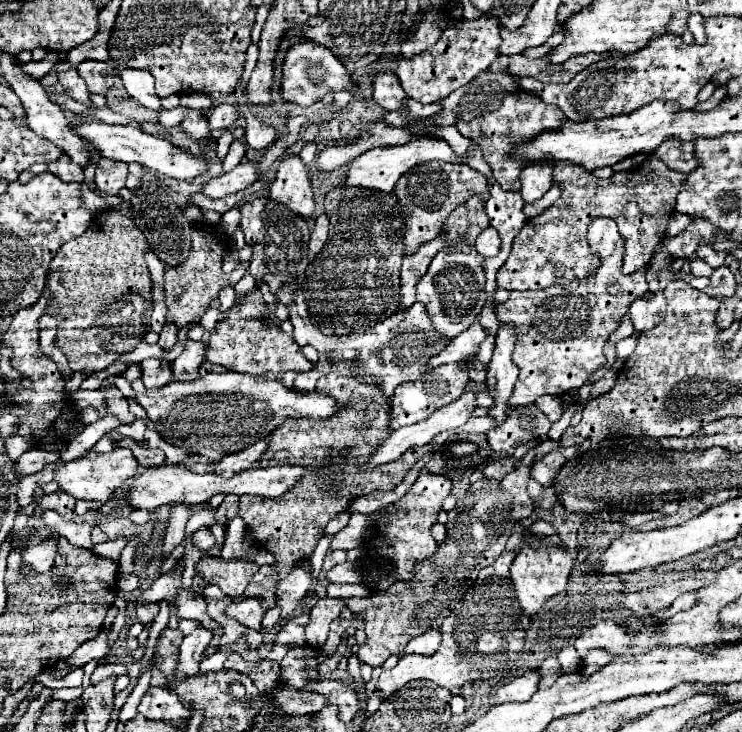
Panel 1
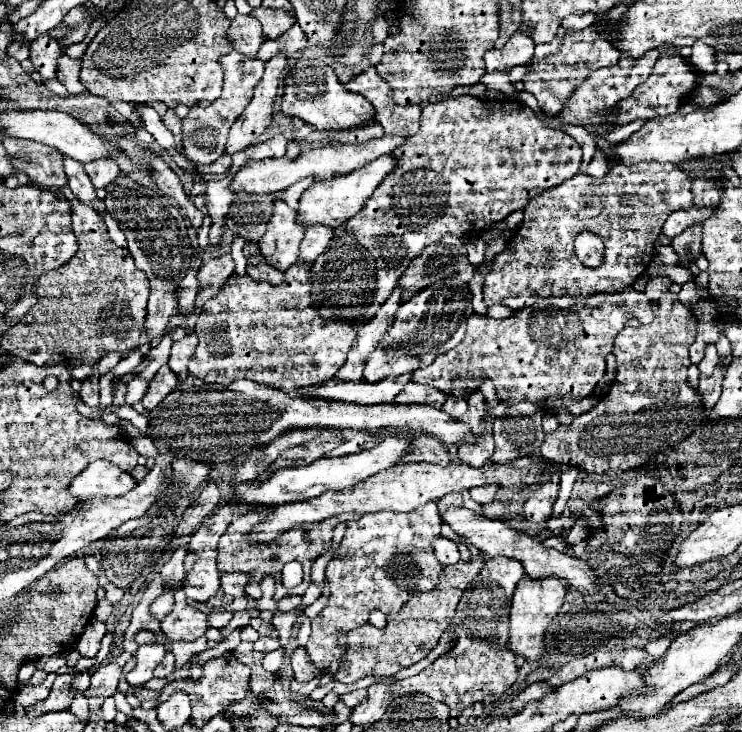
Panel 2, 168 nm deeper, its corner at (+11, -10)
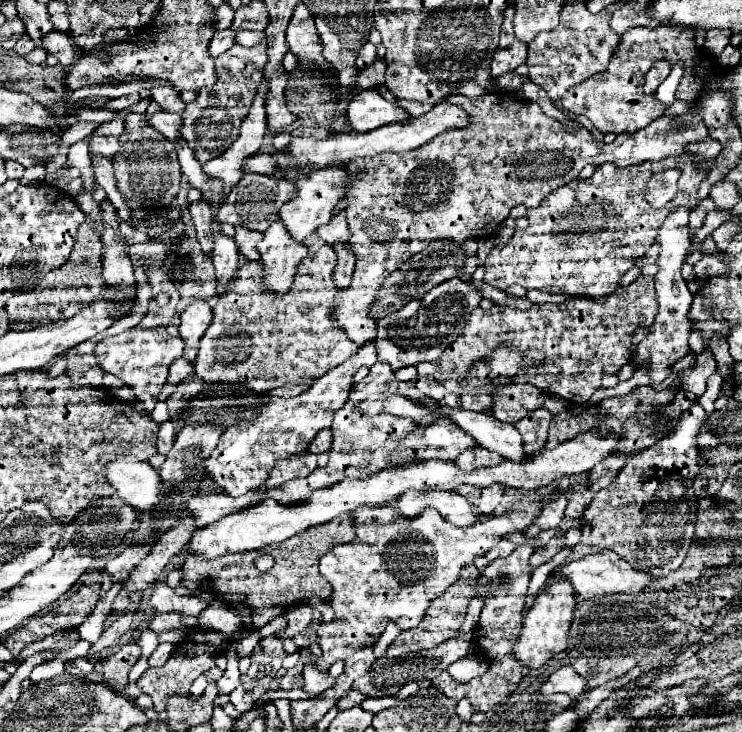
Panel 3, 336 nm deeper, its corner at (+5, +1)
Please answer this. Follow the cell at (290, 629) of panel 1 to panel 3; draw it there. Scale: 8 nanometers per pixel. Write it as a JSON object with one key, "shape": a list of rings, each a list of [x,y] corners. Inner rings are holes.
{"shape":[[[306,664],[304,666],[304,690],[310,694],[310,696],[316,696],[320,692],[324,692],[326,688],[330,688],[334,684],[334,678],[330,678],[328,672],[320,672],[314,664]]]}

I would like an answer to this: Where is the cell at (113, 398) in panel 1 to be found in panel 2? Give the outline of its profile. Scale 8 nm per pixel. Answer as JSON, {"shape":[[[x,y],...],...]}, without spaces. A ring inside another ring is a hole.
{"shape":[[[92,367],[90,377],[86,377],[86,379],[82,381],[82,387],[80,387],[80,391],[78,391],[78,395],[82,397],[82,401],[84,401],[86,405],[90,405],[90,407],[98,407],[98,405],[100,405],[100,401],[98,401],[98,377],[100,377],[98,369]]]}

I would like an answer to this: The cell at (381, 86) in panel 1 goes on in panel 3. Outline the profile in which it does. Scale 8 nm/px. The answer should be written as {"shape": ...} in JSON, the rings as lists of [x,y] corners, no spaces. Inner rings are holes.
{"shape":[[[366,44],[362,50],[360,50],[360,54],[358,54],[358,68],[360,70],[364,70],[364,68],[368,68],[372,62],[376,60],[376,46],[374,44]]]}

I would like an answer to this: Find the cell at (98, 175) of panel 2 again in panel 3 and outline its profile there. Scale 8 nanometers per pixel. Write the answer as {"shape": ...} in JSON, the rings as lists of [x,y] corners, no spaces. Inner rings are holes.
{"shape":[[[98,136],[90,140],[90,154],[92,156],[106,156],[106,158],[114,158],[114,154],[118,152],[120,144],[118,138],[114,136]]]}

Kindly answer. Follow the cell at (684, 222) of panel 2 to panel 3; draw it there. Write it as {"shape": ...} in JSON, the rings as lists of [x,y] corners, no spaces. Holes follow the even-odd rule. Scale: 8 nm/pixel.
{"shape":[[[680,206],[674,214],[668,214],[668,218],[664,220],[664,224],[658,230],[656,240],[660,242],[662,250],[658,256],[658,274],[654,276],[654,284],[656,284],[656,296],[658,296],[658,316],[652,324],[652,332],[646,340],[642,340],[638,344],[636,350],[636,366],[642,366],[644,362],[650,364],[650,376],[656,384],[660,384],[666,376],[668,376],[668,368],[682,356],[686,356],[690,352],[688,346],[688,336],[690,336],[690,320],[688,320],[688,310],[692,304],[692,294],[686,288],[686,282],[680,274],[680,268],[684,264],[684,256],[688,252],[690,246],[690,226],[688,226],[688,208]]]}

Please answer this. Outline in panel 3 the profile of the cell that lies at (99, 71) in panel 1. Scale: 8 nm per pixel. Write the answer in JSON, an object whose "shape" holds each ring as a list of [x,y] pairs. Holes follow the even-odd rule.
{"shape":[[[54,30],[54,34],[50,34],[50,38],[44,40],[44,48],[46,48],[50,54],[54,54],[64,68],[70,68],[70,66],[74,64],[76,46],[74,46],[70,34],[64,34],[64,32]]]}

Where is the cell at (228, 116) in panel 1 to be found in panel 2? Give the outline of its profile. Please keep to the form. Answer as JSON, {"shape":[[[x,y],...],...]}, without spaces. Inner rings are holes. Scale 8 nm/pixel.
{"shape":[[[228,53],[220,59],[220,65],[224,69],[224,89],[222,95],[212,101],[208,107],[192,107],[188,111],[188,115],[182,119],[182,147],[184,147],[184,155],[200,165],[210,165],[214,163],[226,147],[226,139],[228,139],[228,131],[232,127],[232,123],[242,115],[242,111],[248,107],[252,95],[254,95],[254,87],[260,83],[262,73],[264,73],[264,61],[260,61],[258,57],[246,57],[242,53]]]}

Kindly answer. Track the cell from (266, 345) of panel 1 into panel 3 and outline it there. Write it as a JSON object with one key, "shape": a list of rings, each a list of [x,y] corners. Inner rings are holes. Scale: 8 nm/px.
{"shape":[[[308,250],[308,256],[298,264],[298,272],[294,276],[294,284],[288,294],[278,296],[276,292],[264,290],[260,292],[260,264],[244,262],[238,268],[236,280],[230,280],[228,290],[218,294],[216,304],[212,308],[212,324],[202,336],[198,356],[194,360],[196,376],[204,382],[240,382],[244,388],[254,392],[266,392],[284,384],[308,384],[314,378],[320,378],[328,370],[336,368],[344,360],[348,360],[358,346],[350,342],[344,332],[344,338],[336,338],[336,324],[332,316],[334,298],[342,292],[334,288],[332,270],[336,266],[334,250]]]}

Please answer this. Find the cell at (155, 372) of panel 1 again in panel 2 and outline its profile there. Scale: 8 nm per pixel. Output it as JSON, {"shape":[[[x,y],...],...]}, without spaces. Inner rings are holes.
{"shape":[[[162,365],[160,371],[154,375],[154,379],[150,381],[150,387],[148,387],[148,393],[144,395],[142,399],[142,405],[152,411],[168,393],[172,393],[178,385],[178,377],[176,373],[168,367],[168,365]]]}

